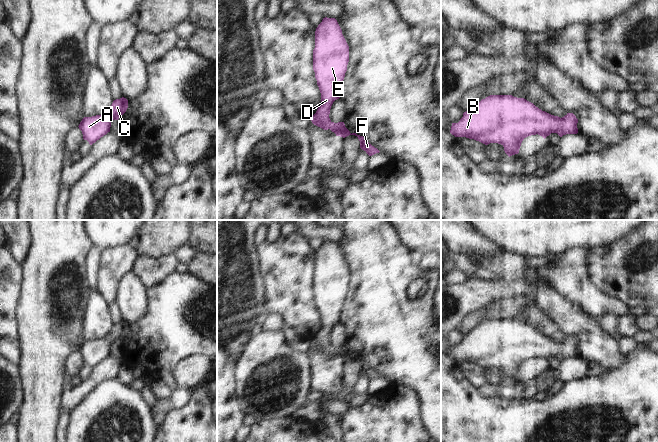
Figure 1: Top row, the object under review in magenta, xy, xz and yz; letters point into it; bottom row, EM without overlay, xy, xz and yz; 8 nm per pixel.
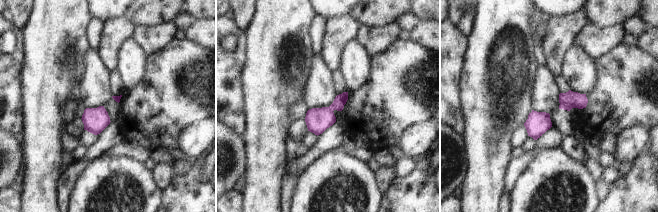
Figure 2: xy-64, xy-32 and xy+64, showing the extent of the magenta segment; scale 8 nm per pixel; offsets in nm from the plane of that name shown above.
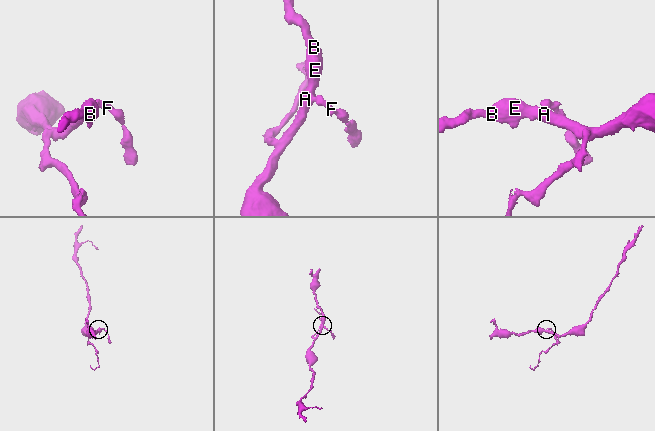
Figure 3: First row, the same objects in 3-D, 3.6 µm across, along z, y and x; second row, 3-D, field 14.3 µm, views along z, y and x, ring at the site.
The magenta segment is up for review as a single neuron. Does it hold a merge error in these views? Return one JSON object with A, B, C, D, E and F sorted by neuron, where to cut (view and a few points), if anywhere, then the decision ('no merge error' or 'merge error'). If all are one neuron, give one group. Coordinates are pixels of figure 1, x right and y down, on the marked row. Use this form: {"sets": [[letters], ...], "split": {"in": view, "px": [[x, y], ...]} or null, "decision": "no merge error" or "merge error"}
{"sets": [["A", "B", "C", "D", "E", "F"]], "split": null, "decision": "no merge error"}

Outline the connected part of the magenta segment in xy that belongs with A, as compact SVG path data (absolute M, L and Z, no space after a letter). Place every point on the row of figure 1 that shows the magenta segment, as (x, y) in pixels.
M124 97L113 101L111 107L105 115L84 117L79 124L83 139L90 145L110 132L111 121L118 120L127 110L128 100Z

